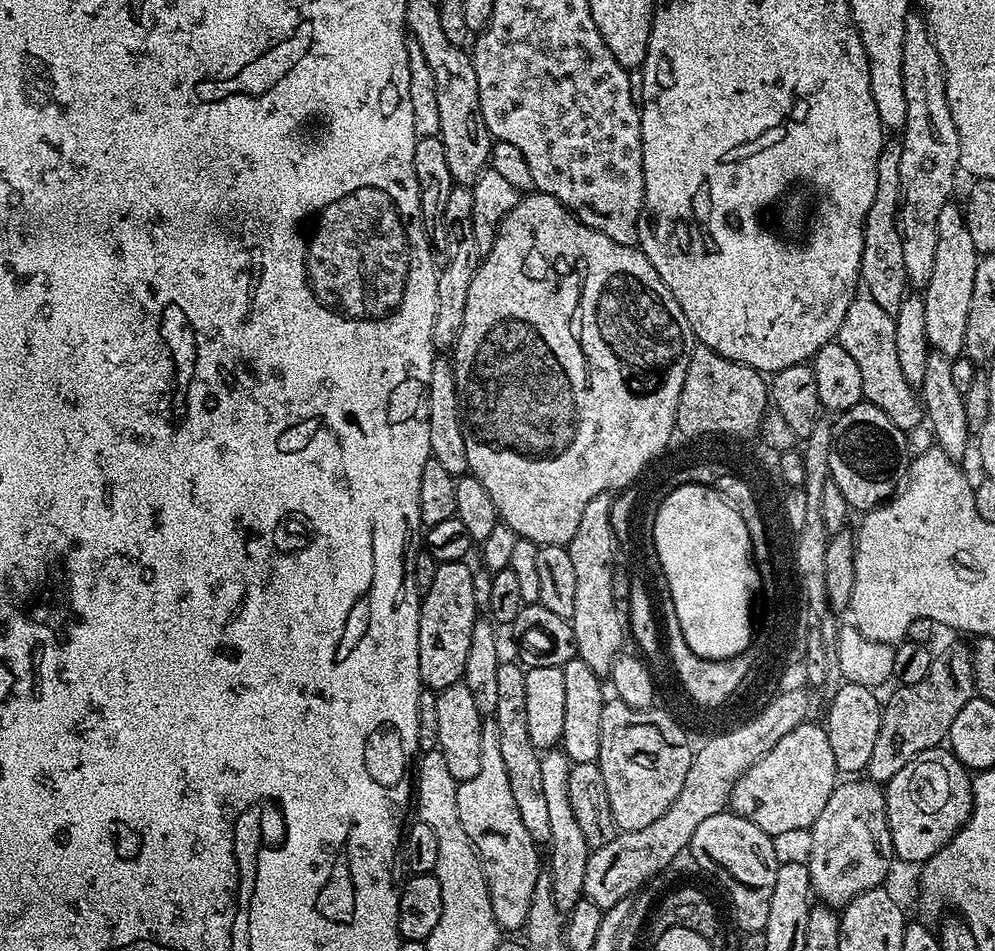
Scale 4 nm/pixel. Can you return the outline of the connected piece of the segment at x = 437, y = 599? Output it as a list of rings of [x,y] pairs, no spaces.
[[[455,560],[437,563],[434,583],[422,594],[418,626],[418,670],[425,688],[441,690],[463,681],[470,634],[478,613],[474,604],[474,578],[467,563]]]

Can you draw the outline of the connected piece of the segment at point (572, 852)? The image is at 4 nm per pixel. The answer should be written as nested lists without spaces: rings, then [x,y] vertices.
[[[557,746],[549,748],[541,755],[542,790],[546,793],[546,806],[550,809],[550,838],[546,848],[546,874],[551,877],[554,886],[554,902],[564,914],[584,896],[586,882],[586,862],[590,849],[578,822],[574,819],[574,810],[570,810],[568,797],[568,779],[573,763],[568,759],[564,749]]]

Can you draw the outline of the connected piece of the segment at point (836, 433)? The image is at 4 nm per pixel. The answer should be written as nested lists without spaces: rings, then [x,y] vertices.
[[[861,402],[839,413],[832,425],[829,454],[831,483],[842,490],[849,509],[880,507],[901,487],[910,463],[909,437],[878,406]]]

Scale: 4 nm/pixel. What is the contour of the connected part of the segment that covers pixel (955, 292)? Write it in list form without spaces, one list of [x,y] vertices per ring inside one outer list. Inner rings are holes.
[[[949,202],[938,210],[938,251],[934,253],[934,274],[922,289],[926,306],[926,338],[929,349],[949,358],[959,357],[966,342],[966,318],[970,315],[970,297],[974,291],[974,270],[978,253],[966,230],[961,205]]]

